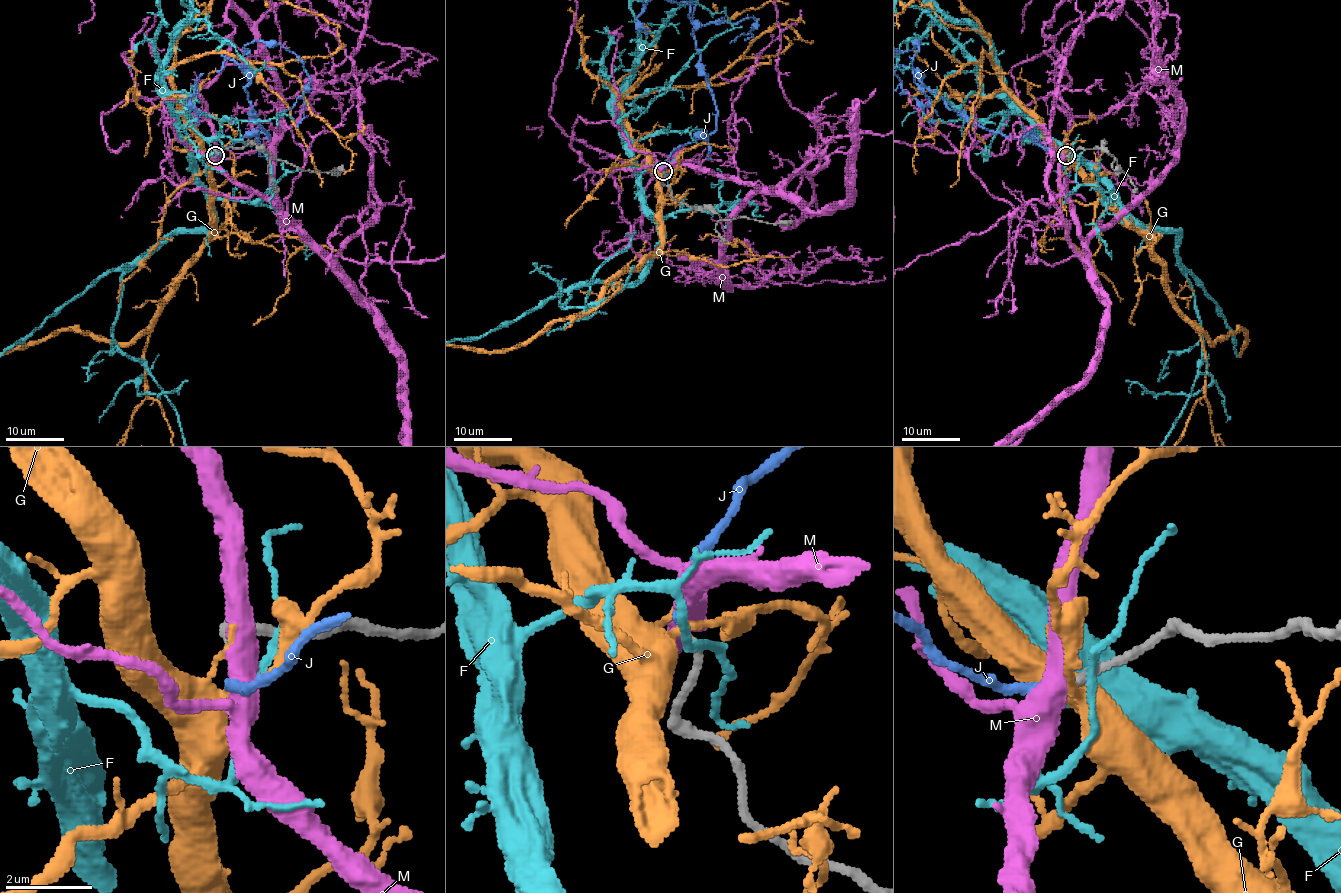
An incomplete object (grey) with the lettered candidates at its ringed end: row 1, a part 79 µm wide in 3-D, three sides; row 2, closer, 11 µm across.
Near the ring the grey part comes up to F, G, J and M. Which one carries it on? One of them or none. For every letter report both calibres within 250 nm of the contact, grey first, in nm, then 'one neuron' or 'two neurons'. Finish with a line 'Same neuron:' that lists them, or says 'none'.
F: 240/180 nm | two neurons
G: 190/280 nm | two neurons
J: 180/200 nm | one neuron
M: 190/500 nm | two neurons
Same neuron: J

